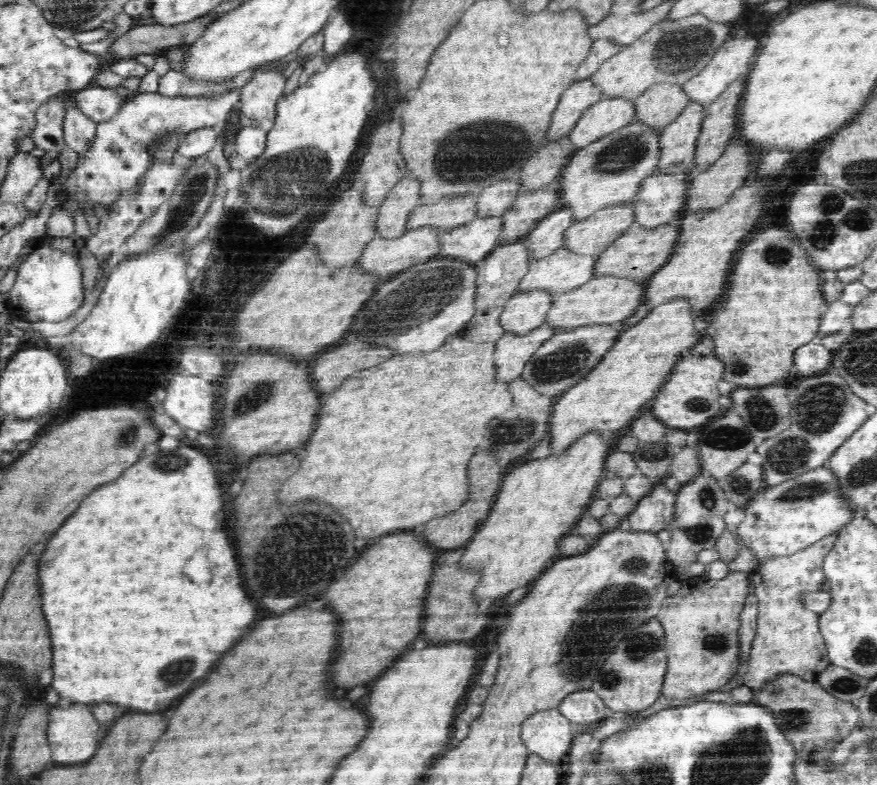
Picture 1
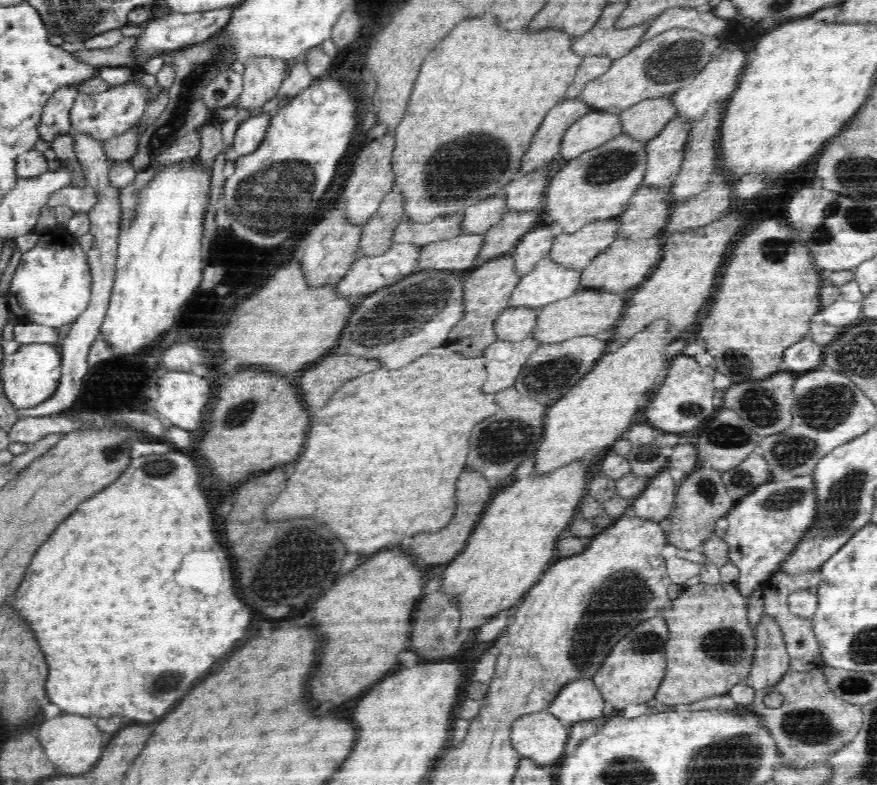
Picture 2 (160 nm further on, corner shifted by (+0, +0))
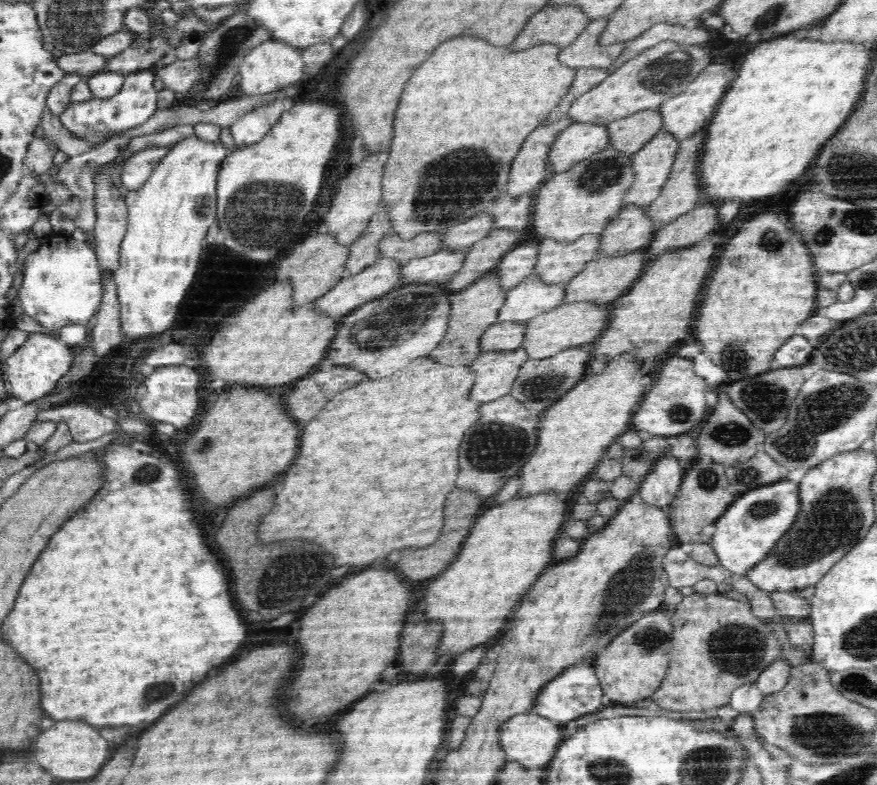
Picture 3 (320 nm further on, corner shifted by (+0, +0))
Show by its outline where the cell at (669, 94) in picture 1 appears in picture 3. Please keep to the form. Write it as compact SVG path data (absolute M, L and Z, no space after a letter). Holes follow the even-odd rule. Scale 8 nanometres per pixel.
M657 109L640 110L626 118L609 122L609 146L622 154L638 152L662 131L662 117Z

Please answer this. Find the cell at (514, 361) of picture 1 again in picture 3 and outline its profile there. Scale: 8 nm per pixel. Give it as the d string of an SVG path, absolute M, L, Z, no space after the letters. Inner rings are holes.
M523 348L504 352L482 351L470 364L475 372L470 398L476 402L492 402L511 392L520 367L529 359Z

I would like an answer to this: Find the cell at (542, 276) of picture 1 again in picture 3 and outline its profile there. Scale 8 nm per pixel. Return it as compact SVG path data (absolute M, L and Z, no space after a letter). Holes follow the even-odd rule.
M530 274L518 286L507 291L497 322L527 322L563 303L566 282L546 284Z

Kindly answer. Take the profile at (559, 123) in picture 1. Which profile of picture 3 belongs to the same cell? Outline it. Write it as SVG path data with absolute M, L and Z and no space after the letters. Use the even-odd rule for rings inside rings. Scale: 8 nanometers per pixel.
M568 116L558 122L545 122L527 136L512 161L507 194L520 196L526 192L536 192L546 181L547 154L556 135L572 123Z

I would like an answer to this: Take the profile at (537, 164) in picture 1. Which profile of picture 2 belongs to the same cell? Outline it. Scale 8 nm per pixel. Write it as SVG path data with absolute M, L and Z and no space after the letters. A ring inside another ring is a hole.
M546 166L510 181L502 190L507 210L514 212L537 210L545 200L545 190L548 188L547 173Z

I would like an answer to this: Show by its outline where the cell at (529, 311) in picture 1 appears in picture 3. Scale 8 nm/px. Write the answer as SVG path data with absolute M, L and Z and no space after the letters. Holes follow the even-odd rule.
M496 322L481 336L479 348L485 352L504 352L521 348L526 322Z

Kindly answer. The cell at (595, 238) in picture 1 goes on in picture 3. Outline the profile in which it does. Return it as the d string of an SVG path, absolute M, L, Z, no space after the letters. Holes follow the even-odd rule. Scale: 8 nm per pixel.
M586 234L584 237L580 237L578 240L570 243L543 239L539 243L538 258L536 259L533 274L537 274L540 280L546 284L567 283L571 278L574 278L579 272L584 270L587 262L596 258L600 235Z

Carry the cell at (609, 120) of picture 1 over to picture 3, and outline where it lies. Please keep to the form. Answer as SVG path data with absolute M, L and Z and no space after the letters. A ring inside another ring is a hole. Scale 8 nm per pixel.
M574 122L556 135L546 165L552 174L560 174L608 146L607 125Z

